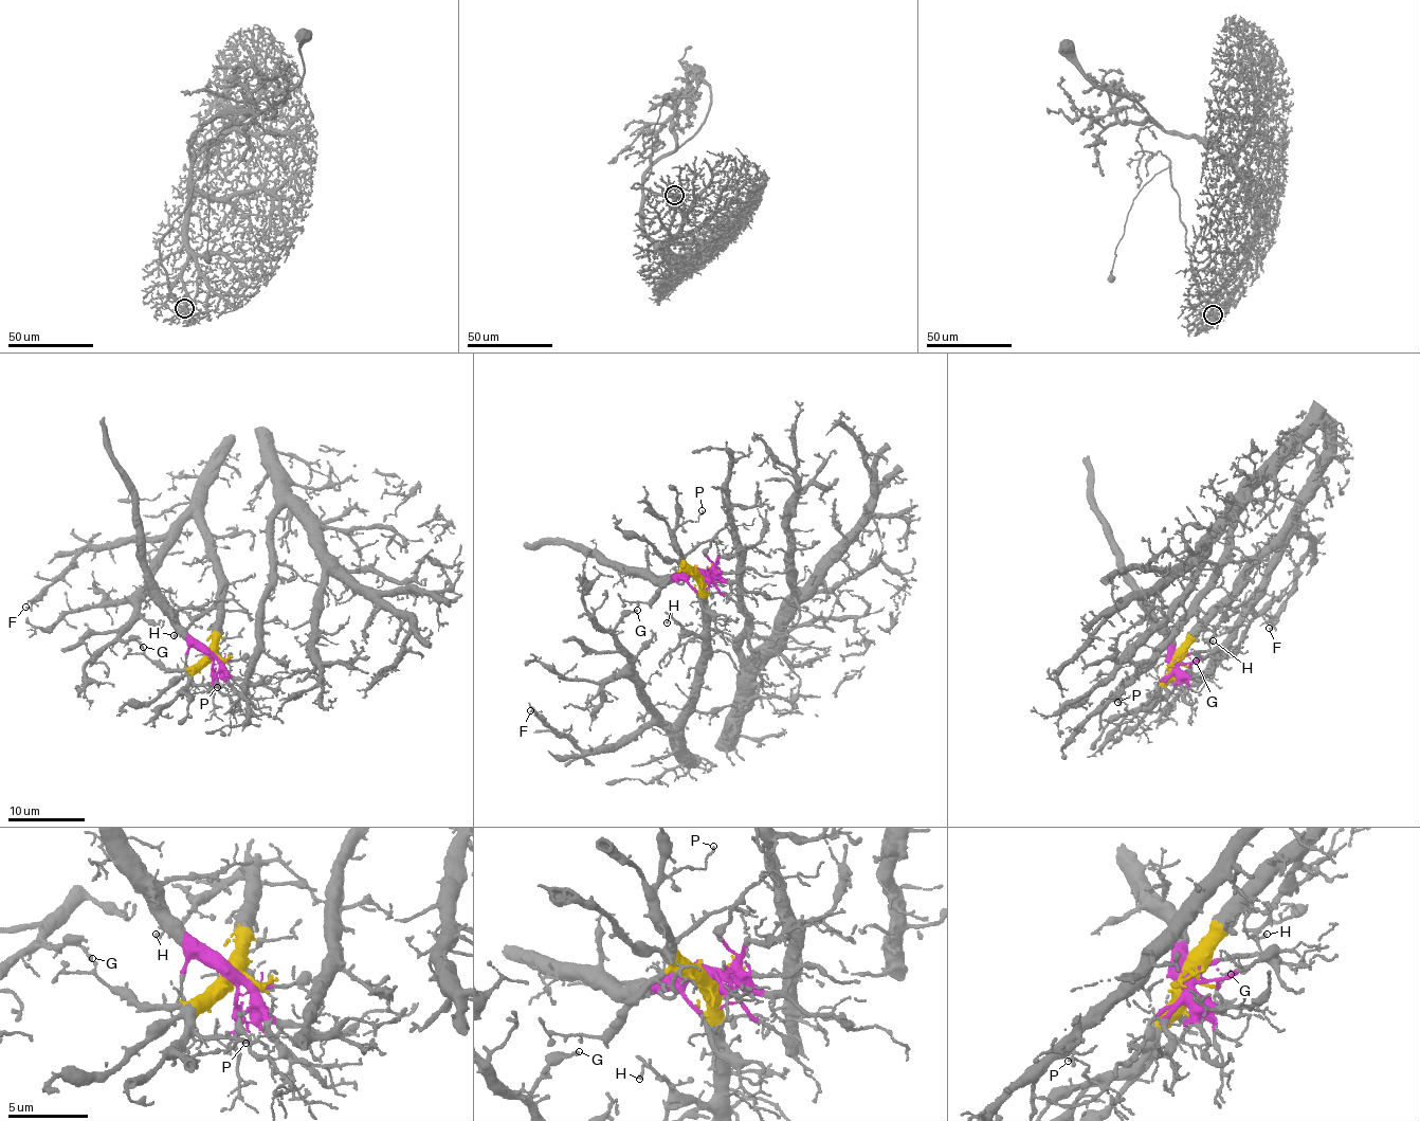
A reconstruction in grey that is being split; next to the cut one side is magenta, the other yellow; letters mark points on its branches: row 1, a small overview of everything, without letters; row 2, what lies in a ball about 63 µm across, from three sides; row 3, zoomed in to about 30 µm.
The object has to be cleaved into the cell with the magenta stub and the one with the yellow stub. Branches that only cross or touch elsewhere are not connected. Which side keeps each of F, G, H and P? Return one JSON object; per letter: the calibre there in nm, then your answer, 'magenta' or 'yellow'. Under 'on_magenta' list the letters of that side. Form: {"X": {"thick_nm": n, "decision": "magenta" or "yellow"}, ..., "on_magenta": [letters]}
{"F": {"thick_nm": 220, "decision": "yellow"}, "G": {"thick_nm": 190, "decision": "yellow"}, "H": {"thick_nm": 170, "decision": "yellow"}, "P": {"thick_nm": 120, "decision": "yellow"}, "on_magenta": []}

